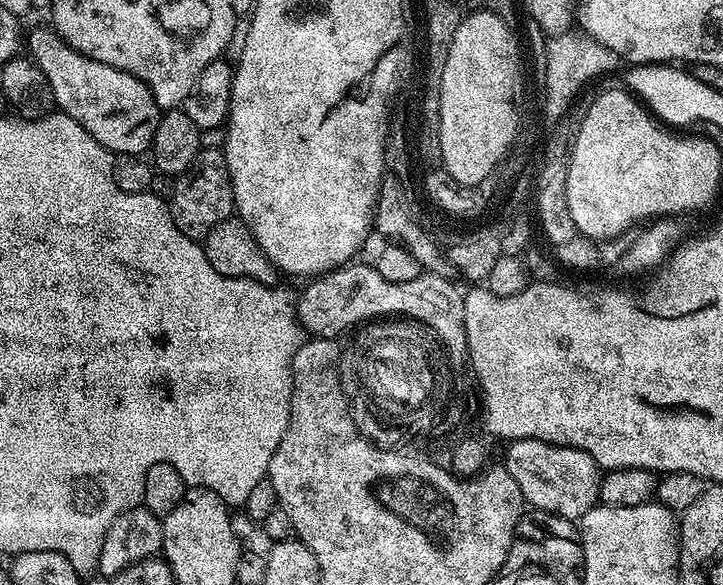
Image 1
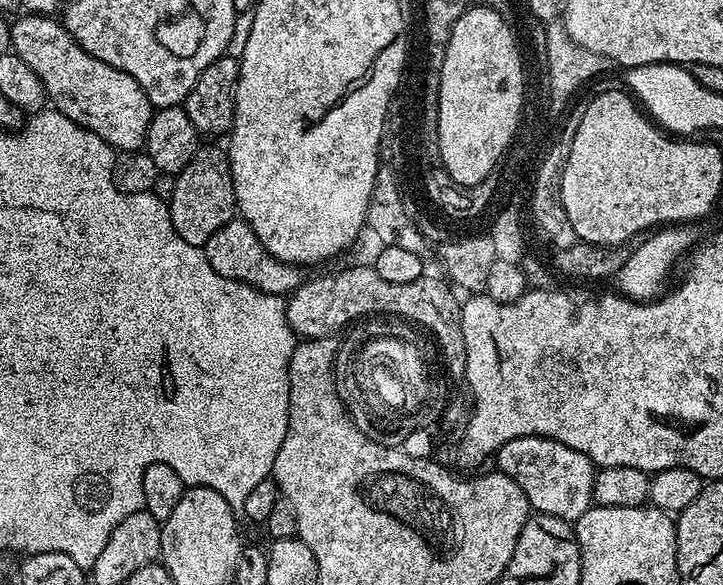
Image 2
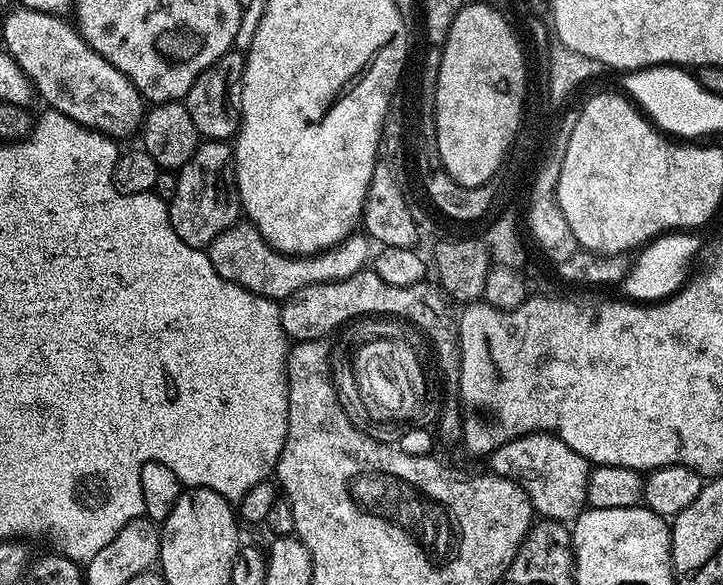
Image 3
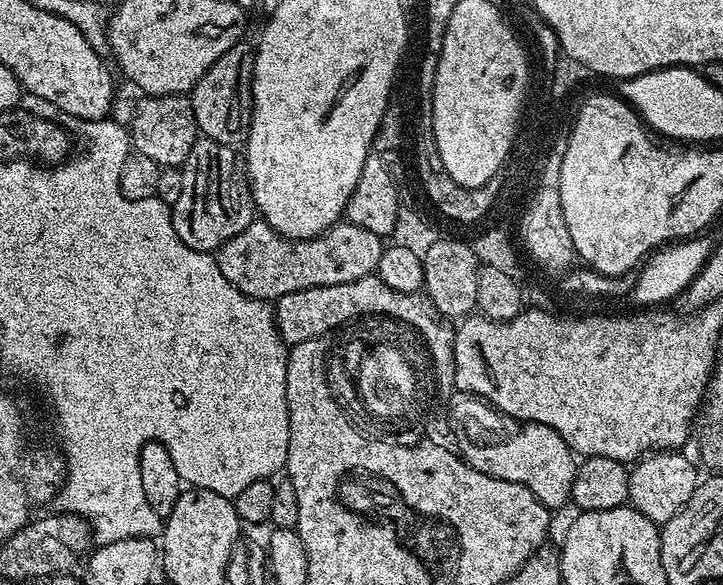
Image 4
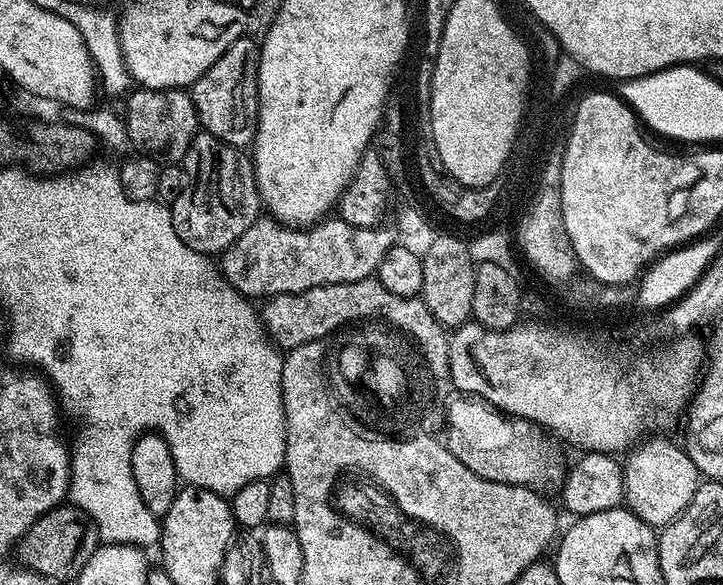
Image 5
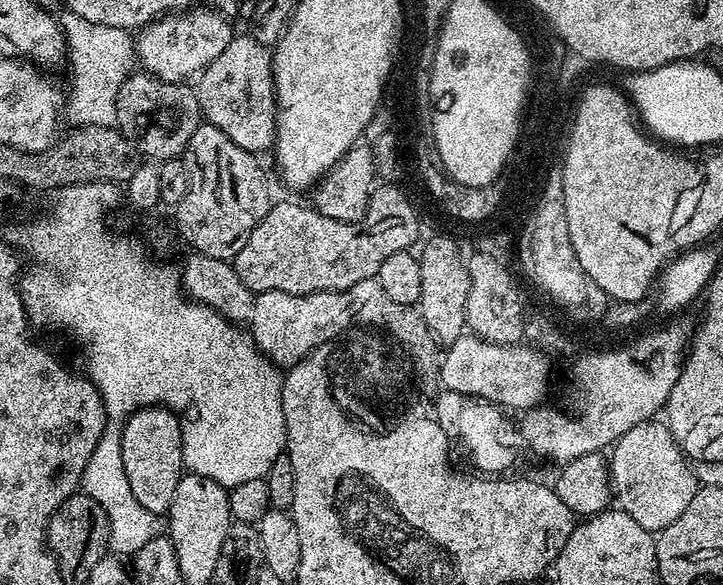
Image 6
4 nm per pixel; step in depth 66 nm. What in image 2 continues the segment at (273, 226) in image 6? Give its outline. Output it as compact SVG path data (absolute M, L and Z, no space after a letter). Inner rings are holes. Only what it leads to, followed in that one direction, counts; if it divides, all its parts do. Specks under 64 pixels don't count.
M233 218L226 222L226 226L222 226L222 230L214 230L203 249L204 256L210 262L210 266L214 266L218 275L227 280L248 284L260 292L287 297L302 283L301 269L274 258L274 254L270 254L266 246L262 246L258 234L254 234L254 230L243 218Z

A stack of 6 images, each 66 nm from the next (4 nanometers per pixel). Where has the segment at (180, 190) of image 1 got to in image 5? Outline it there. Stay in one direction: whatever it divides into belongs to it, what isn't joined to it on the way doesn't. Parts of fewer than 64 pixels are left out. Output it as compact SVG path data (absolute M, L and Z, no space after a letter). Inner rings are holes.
M200 130L193 138L190 149L192 161L187 161L186 164L190 174L190 186L186 186L182 198L178 198L178 202L174 202L170 206L174 230L178 234L178 238L182 238L182 242L186 242L188 248L205 254L213 254L212 252L223 254L238 238L242 238L242 234L246 234L246 230L250 230L254 221L260 219L262 201L256 185L256 170L253 161L249 157L247 160L244 155L245 153L241 149L214 138L209 132Z

